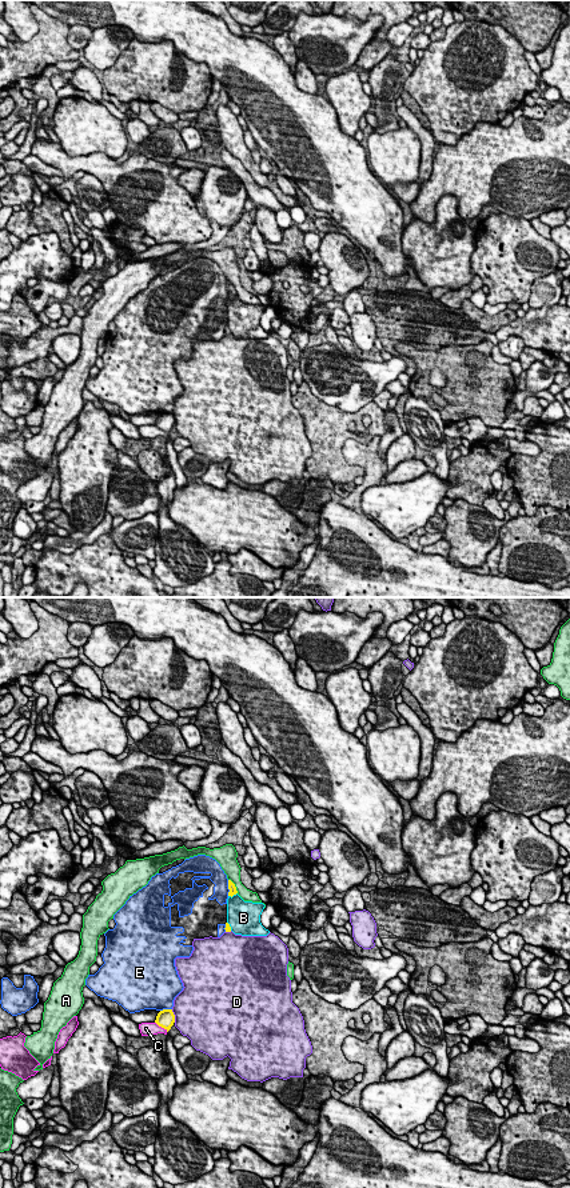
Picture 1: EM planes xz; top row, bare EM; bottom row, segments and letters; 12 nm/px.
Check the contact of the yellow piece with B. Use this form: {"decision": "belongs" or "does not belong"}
{"decision": "does not belong"}

